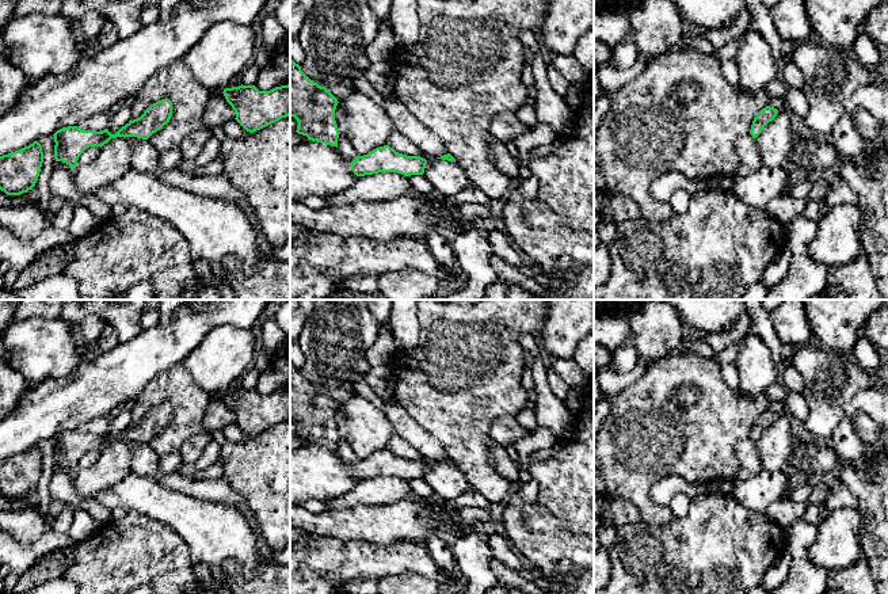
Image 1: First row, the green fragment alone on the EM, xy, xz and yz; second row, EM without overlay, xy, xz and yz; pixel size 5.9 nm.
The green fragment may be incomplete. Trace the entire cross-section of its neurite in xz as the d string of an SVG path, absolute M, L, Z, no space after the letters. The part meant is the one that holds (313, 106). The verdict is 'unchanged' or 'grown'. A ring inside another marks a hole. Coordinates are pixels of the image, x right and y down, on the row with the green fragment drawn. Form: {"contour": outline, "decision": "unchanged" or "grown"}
{"contour": "M290 58L290 117L298 122L298 134L306 136L309 141L338 148L338 103L329 90L310 80Z", "decision": "unchanged"}

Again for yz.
{"contour": "M766 106L762 108L752 121L750 134L756 138L763 127L777 117L777 114L778 110L774 107Z", "decision": "unchanged"}

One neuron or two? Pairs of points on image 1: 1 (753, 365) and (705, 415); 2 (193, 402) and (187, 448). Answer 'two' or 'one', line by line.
1: two
2: two

